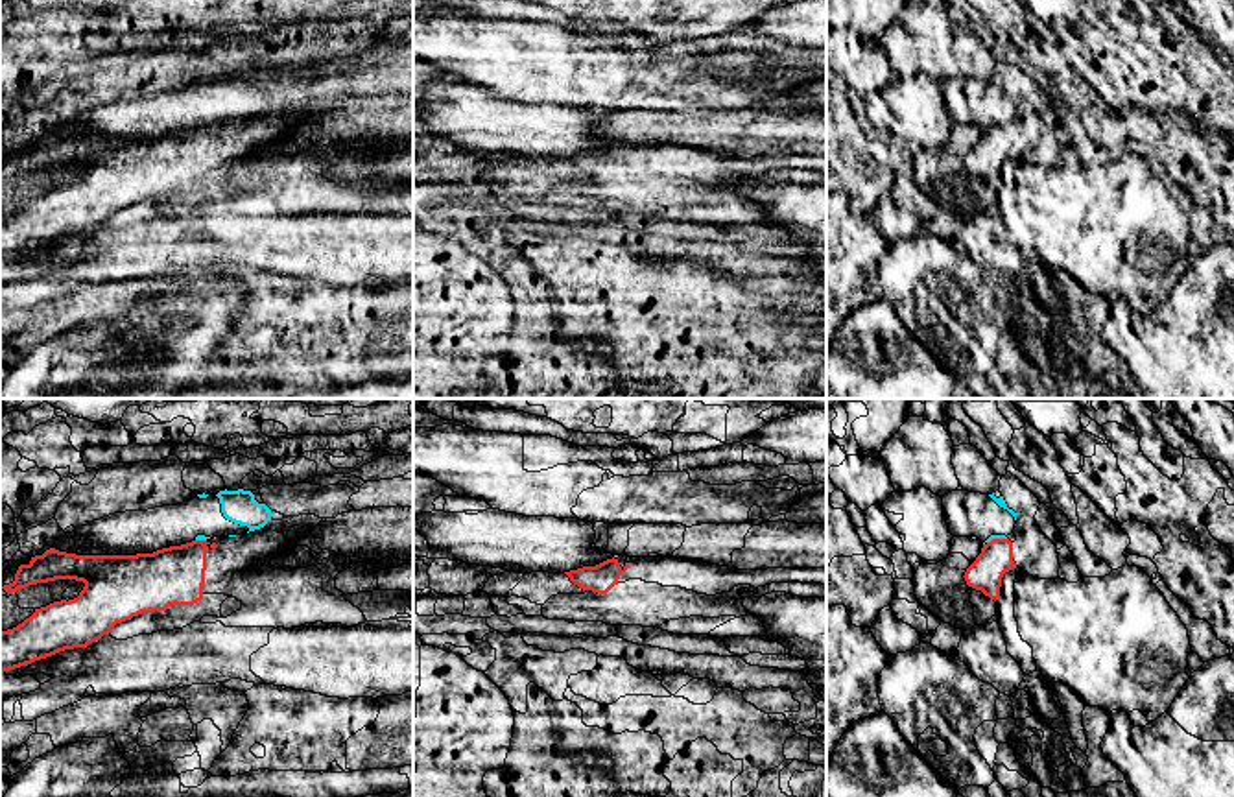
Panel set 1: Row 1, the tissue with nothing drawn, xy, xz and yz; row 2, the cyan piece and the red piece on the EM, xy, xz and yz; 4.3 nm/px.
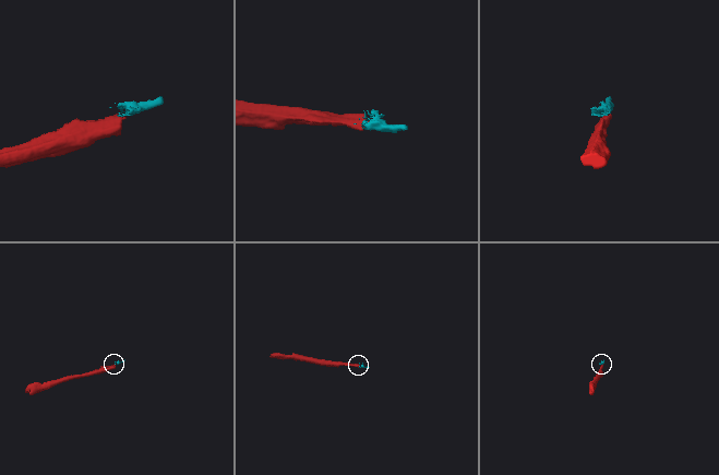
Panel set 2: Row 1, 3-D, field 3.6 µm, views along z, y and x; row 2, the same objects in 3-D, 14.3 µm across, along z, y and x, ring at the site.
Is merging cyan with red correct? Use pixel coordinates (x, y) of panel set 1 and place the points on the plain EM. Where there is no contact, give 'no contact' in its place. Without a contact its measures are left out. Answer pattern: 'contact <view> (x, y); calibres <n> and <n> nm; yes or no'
contact yz (996, 124); calibres 20 and 150 nm; no

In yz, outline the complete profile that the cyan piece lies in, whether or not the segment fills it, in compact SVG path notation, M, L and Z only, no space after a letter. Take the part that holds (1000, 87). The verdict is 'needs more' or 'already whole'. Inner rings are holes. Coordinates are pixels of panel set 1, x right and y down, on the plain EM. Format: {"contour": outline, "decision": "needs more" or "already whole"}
{"contour": "M952 77L943 85L946 111L954 124L972 124L985 129L1007 125L1016 111L1016 100L1003 83Z", "decision": "needs more"}

